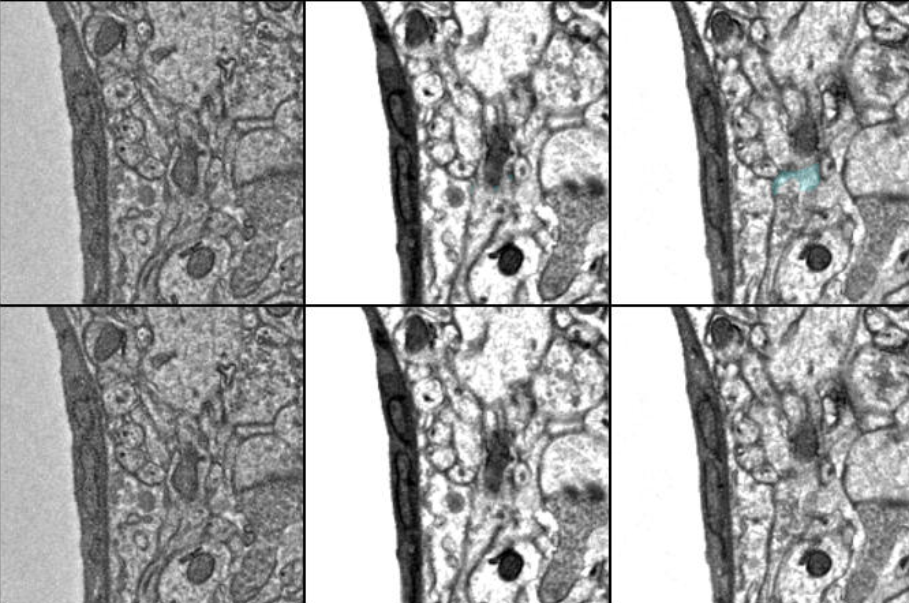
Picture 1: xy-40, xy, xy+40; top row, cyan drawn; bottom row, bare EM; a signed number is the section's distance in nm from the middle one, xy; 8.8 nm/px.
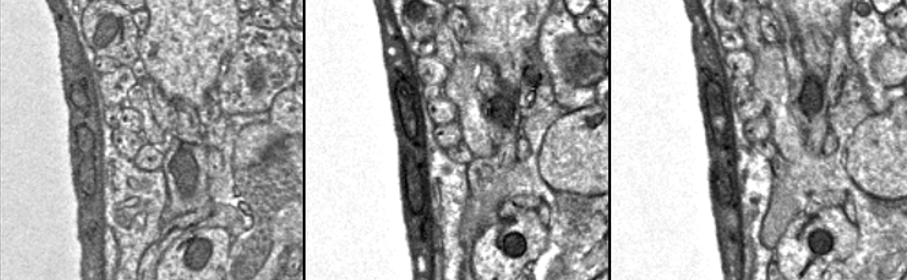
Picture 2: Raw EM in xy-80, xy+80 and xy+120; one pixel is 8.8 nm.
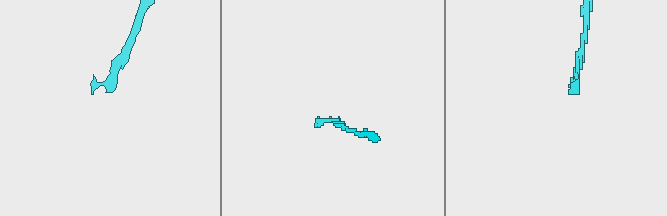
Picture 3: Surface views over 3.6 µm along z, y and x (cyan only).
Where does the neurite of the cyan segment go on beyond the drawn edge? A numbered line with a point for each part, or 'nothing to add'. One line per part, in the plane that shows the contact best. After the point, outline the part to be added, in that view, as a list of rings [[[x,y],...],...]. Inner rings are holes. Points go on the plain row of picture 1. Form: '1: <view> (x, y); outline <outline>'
1: xy+40 (792, 512); outline [[[789,484],[778,494],[775,503],[775,525],[771,528],[767,546],[767,573],[759,592],[758,603],[771,603],[778,569],[786,553],[800,540],[813,520],[811,516],[812,497],[801,497],[797,484]]]

